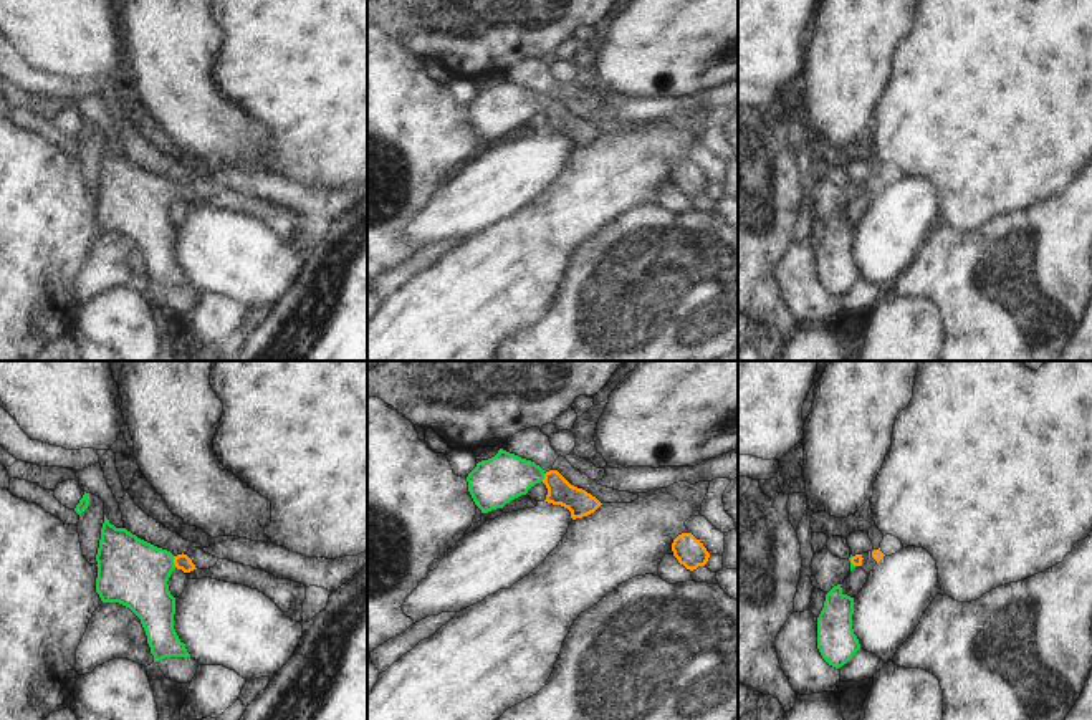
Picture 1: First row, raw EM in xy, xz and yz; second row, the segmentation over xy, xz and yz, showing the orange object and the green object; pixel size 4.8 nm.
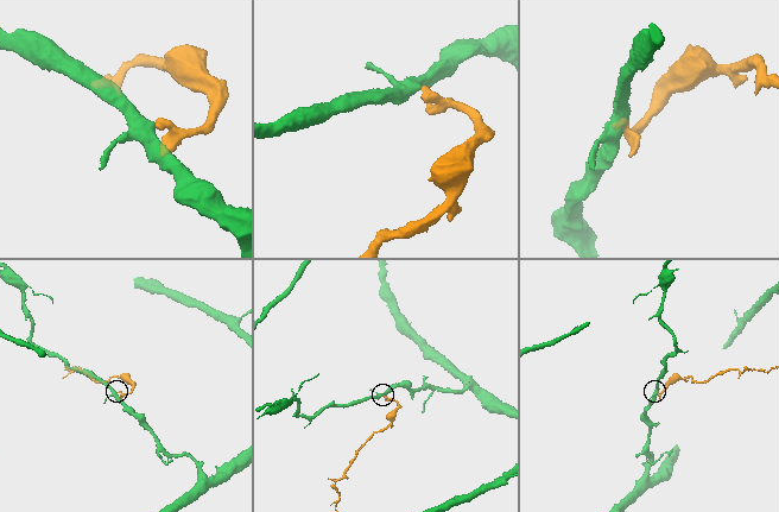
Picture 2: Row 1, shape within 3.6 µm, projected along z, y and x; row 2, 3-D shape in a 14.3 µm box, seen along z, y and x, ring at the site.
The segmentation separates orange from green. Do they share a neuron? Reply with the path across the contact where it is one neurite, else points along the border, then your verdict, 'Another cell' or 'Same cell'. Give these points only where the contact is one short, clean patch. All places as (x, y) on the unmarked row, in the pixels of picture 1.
Path across: xy (182, 191), (174, 191), (131, 201). Same cell

